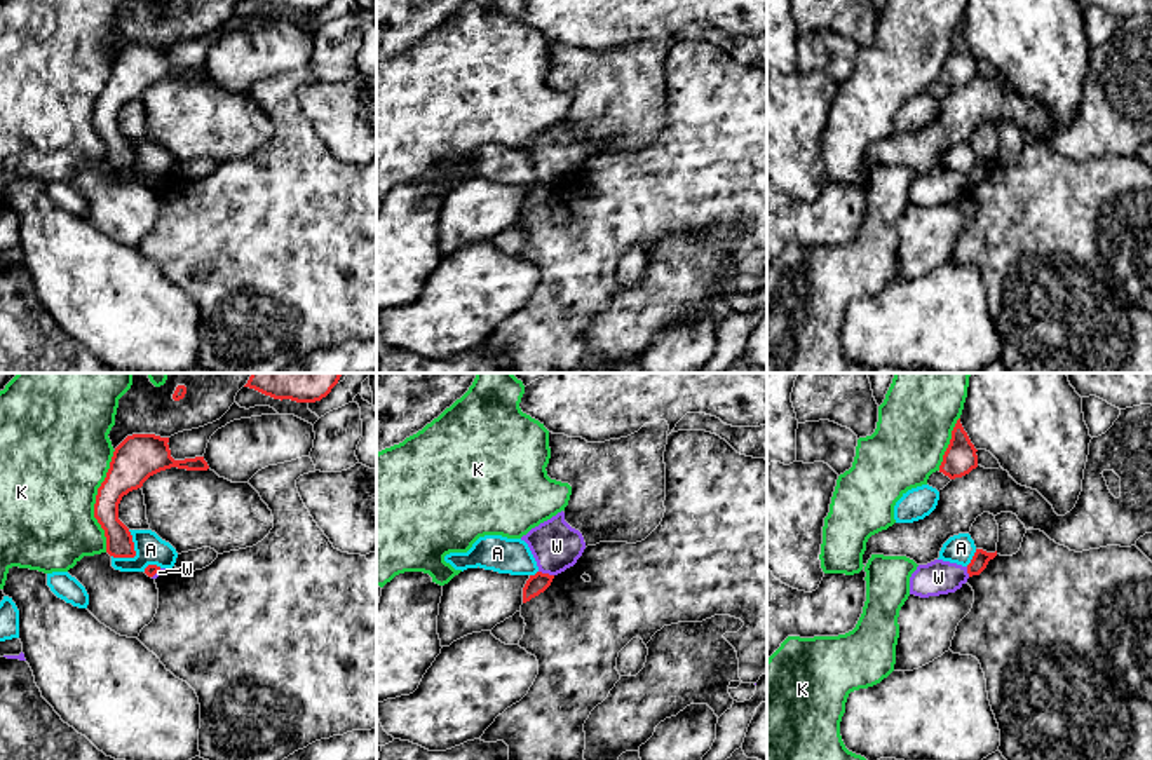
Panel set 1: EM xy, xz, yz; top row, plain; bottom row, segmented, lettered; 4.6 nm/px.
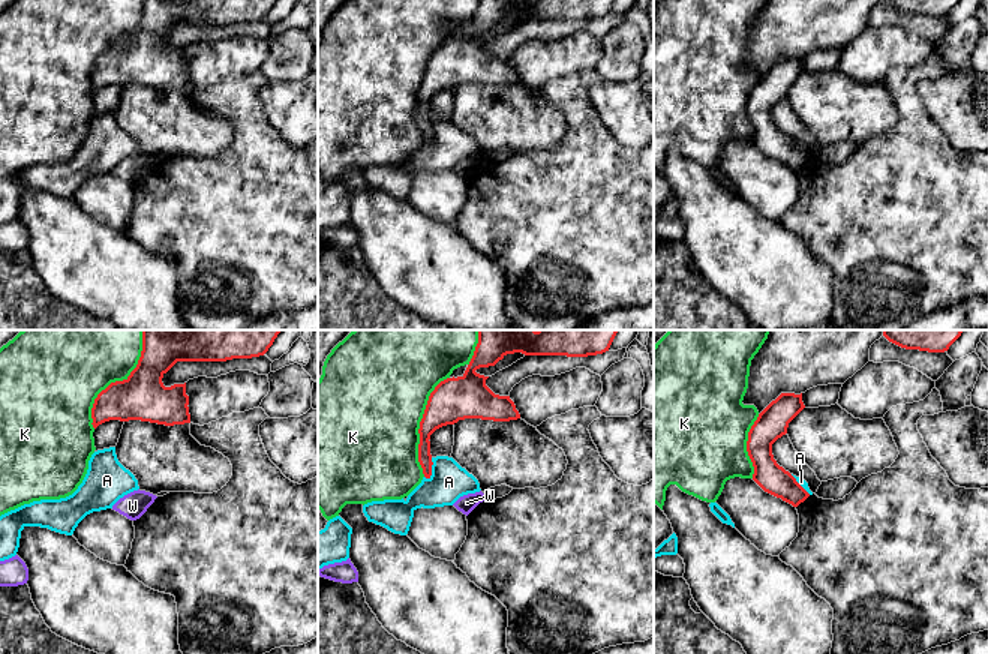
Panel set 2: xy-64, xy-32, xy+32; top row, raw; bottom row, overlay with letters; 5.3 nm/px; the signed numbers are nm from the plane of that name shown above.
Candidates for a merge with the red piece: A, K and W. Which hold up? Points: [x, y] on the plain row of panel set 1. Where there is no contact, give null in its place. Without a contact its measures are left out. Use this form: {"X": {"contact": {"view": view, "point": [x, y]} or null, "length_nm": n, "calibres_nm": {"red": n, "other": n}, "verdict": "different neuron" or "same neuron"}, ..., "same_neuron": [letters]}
{"A": {"contact": {"view": "xy", "point": [135, 162]}, "length_nm": 150, "calibres_nm": {"red": 130, "other": 140}, "verdict": "different neuron"}, "K": {"contact": {"view": "xy", "point": [96, 110]}, "length_nm": 480, "calibres_nm": {"red": 200, "other": 460}, "verdict": "different neuron"}, "W": {"contact": {"view": "xz", "point": [546, 183]}, "length_nm": 80, "calibres_nm": {"red": 90, "other": 220}, "verdict": "different neuron"}, "same_neuron": []}

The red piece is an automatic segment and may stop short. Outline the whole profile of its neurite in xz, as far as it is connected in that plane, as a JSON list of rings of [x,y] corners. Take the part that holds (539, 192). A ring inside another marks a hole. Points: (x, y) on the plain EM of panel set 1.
[[[542,181],[530,185],[530,188],[526,190],[523,197],[523,213],[544,202],[551,195],[552,188],[554,185],[542,183]]]

